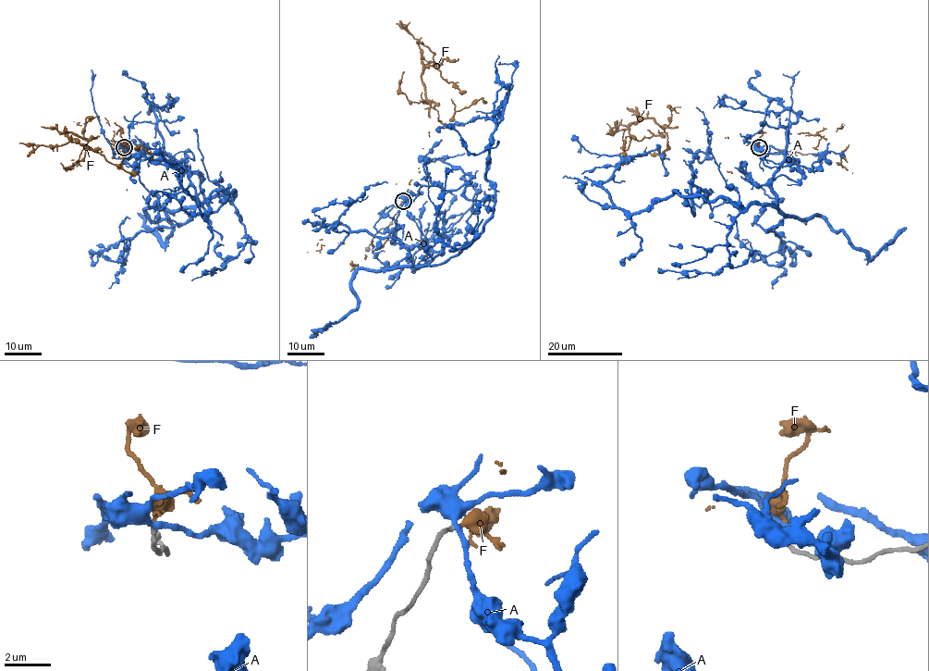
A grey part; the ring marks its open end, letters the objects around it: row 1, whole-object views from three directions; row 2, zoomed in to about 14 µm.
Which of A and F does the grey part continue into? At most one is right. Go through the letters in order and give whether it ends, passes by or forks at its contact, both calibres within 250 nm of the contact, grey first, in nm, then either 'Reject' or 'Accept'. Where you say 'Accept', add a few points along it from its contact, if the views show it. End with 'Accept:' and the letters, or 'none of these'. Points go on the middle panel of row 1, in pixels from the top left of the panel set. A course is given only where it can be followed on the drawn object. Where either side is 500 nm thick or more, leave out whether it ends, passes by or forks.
A: It passes by. Thickness 180 nm (grey) against 360 nm. Reject
F: It ends there. Thickness 170 nm (grey) against 320 nm. Accept. Its course: (404, 201), (427, 157), (426, 67), (485, 102), (457, 110), (451, 98)
Accept: F

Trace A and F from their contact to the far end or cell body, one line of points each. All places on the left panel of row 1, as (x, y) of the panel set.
A: (125, 148), (164, 149), (206, 197), (236, 191), (211, 193), (203, 218), (179, 168), (142, 155), (135, 183)
F: (125, 147), (121, 141), (112, 148), (100, 136), (67, 133), (130, 173), (151, 159), (140, 146), (111, 141)

